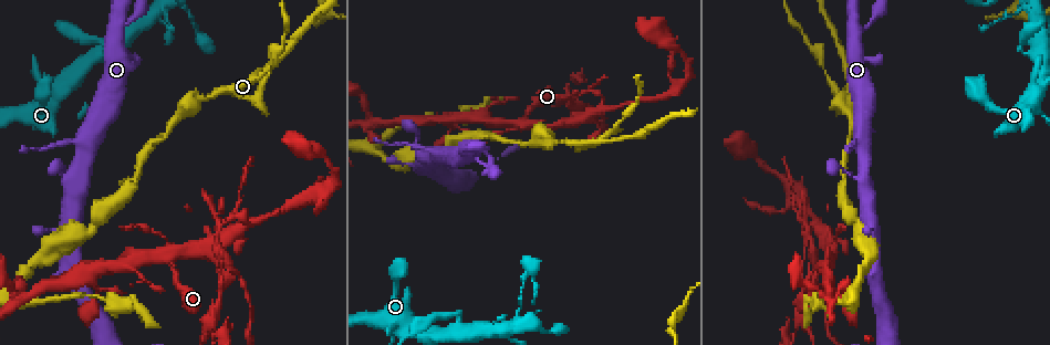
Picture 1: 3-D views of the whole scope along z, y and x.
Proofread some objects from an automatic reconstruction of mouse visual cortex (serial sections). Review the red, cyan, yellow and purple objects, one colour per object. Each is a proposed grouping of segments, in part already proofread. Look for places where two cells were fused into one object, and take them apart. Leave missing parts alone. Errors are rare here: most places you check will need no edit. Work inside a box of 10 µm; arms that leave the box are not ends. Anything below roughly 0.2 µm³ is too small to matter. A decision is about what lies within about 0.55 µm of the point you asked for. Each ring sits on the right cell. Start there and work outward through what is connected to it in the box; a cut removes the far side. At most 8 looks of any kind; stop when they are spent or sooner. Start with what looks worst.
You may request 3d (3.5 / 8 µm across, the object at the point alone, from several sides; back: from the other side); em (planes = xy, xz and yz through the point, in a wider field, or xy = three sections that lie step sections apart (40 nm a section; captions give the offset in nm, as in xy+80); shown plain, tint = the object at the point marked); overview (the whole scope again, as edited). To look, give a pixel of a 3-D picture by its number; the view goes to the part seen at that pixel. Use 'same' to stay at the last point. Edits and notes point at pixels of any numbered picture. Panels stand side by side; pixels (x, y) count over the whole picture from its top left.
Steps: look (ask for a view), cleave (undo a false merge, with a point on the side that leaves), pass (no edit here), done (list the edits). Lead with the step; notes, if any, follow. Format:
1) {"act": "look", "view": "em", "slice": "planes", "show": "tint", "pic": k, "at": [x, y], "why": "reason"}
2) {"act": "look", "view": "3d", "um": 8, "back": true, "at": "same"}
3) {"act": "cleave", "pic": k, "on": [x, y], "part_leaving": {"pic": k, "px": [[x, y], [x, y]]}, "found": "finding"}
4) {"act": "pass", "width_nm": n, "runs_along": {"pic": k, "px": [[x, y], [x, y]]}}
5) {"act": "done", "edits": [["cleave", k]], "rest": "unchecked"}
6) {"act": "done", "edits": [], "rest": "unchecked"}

{"act": "look", "view": "3d", "um": 3.5, "pic": 1, "at": [223, 278], "why": "two arms in line, one across"}

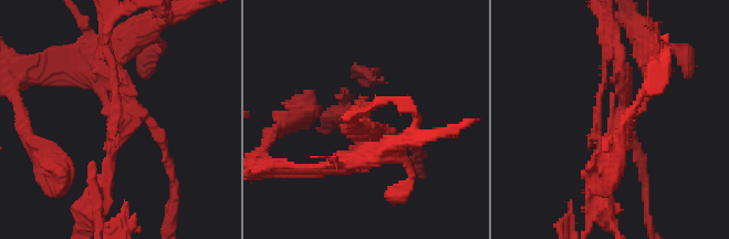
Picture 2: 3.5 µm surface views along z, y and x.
{"act": "look", "view": "em", "slice": "xy", "step": 1, "show": "tint", "pic": 2, "at": [116, 123]}

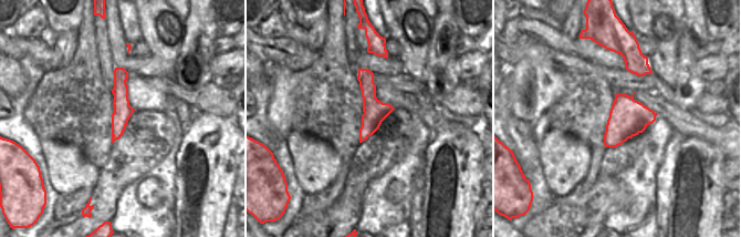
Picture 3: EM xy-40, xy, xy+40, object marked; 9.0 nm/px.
{"act": "cleave", "pic": 2, "on": [343, 101], "part_leaving": {"pic": 2, "px": [[365, 132], [344, 97]]}, "found": "two cells meet here"}

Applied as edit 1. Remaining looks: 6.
{"act": "look", "view": "overview"}

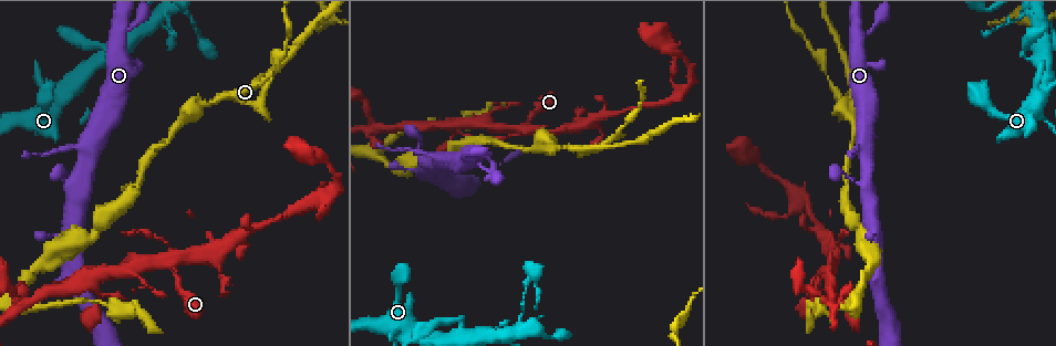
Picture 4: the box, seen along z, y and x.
{"act": "look", "view": "3d", "um": 3.5, "pic": 4, "at": [30, 300]}

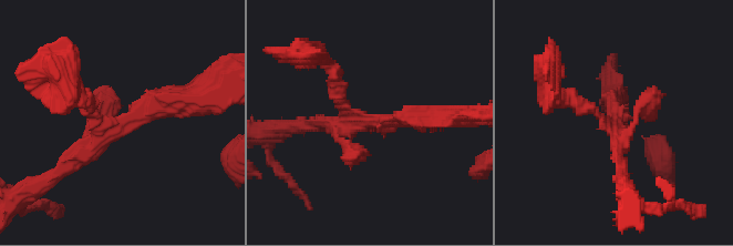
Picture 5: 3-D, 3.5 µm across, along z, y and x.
{"act": "look", "view": "em", "slice": "xy", "step": 2, "show": "tint", "pic": 5, "at": [617, 123]}

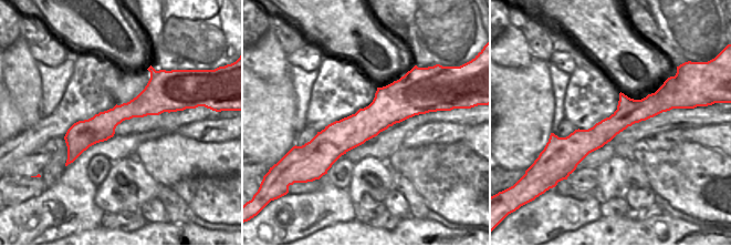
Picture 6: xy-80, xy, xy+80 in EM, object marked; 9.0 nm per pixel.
{"act": "pass", "runs_along": {"pic": 6, "px": [[423, 109], [387, 109], [313, 144]]}, "found": "all the same cell"}

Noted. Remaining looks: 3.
{"act": "look", "view": "3d", "um": 3.5, "back": true, "pic": 4, "at": [273, 71], "why": "narrows sharply"}

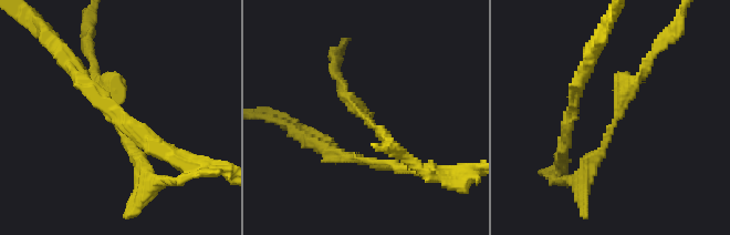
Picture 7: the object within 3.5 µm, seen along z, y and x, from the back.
{"act": "look", "view": "em", "slice": "xy", "step": 3, "show": "tint", "pic": 7, "at": [361, 115], "why": "now the EM"}

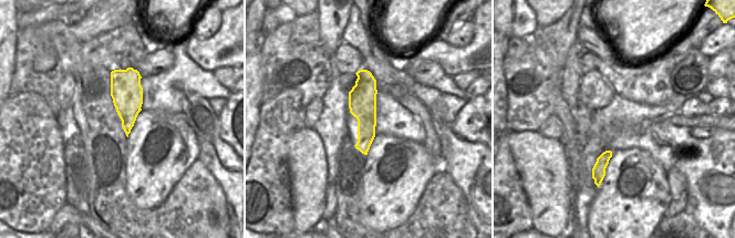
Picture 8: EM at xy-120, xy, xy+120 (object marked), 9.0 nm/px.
{"act": "look", "view": "em", "slice": "planes", "show": "tint", "at": "same", "why": "cut it another way"}

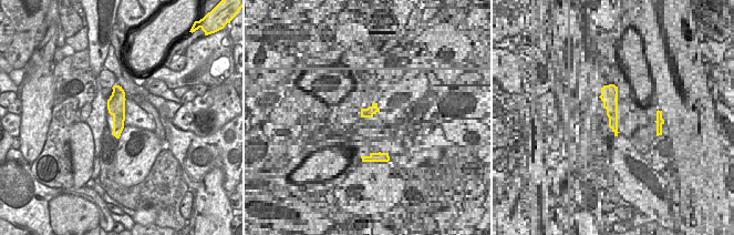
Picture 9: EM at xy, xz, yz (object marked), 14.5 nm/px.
{"act": "pass", "arm_widths_nm": [200, 200], "runs_along": {"pic": 9, "px": [[116, 88], [117, 133]]}, "found": "one cell here"}

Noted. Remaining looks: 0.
{"act": "done", "edits": [["cleave", 2]], "rest": "unchecked"}

